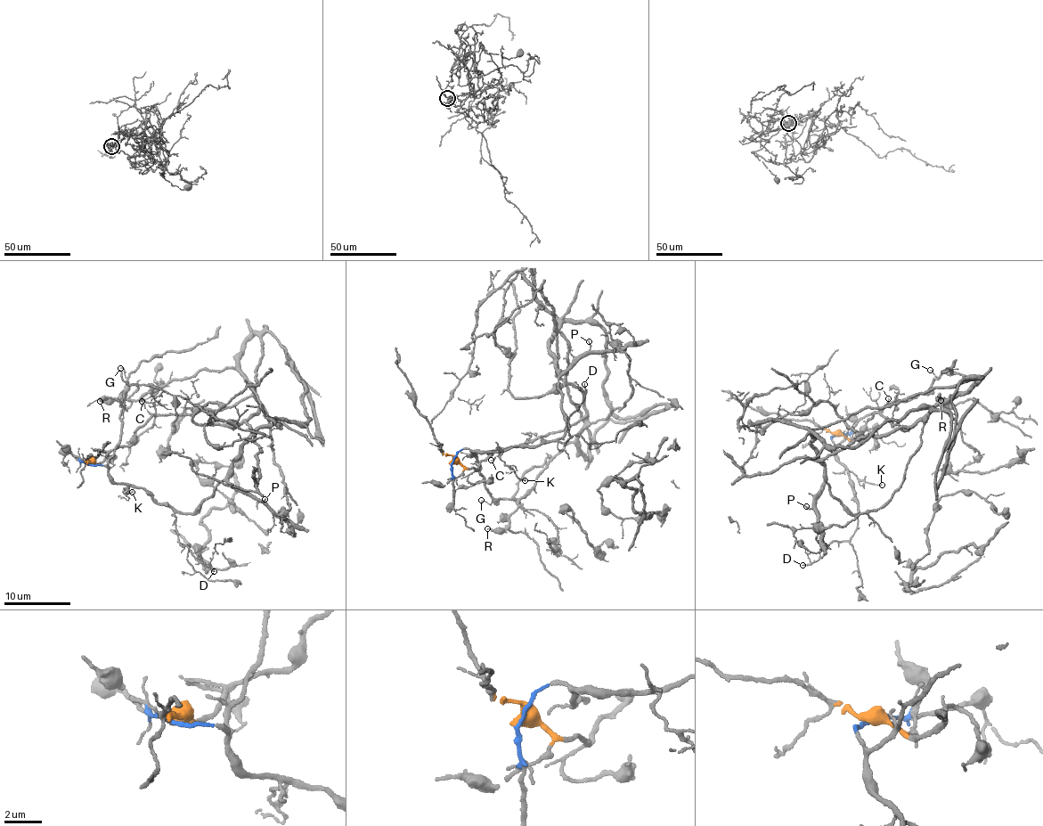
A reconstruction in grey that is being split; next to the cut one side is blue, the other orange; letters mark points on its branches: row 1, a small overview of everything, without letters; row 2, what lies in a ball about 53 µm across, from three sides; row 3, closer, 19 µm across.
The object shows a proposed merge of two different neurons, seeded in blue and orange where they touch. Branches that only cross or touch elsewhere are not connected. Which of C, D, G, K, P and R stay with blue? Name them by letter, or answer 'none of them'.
D, G, K, P

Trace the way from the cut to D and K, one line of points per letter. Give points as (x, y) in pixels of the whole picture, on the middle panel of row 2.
D: (453, 462), (464, 449), (484, 452), (559, 440), (566, 443), (569, 437), (567, 417), (583, 399), (584, 383)
K: (453, 462), (459, 451), (464, 449), (499, 451), (501, 461), (525, 481)

